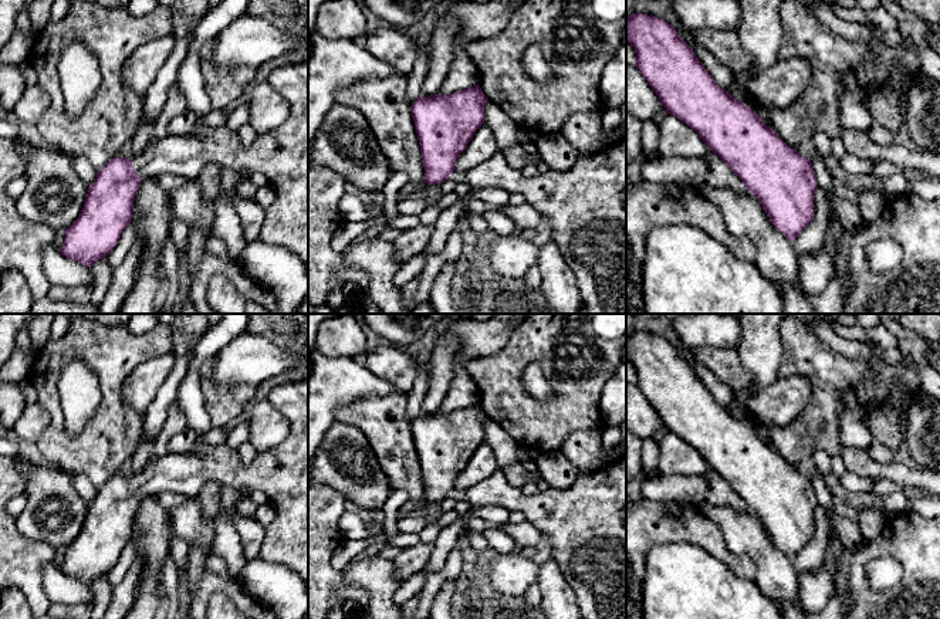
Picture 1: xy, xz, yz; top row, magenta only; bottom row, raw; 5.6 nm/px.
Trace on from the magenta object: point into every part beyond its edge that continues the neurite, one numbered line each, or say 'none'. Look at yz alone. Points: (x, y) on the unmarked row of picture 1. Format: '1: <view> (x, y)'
none

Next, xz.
1: xz (587, 523)

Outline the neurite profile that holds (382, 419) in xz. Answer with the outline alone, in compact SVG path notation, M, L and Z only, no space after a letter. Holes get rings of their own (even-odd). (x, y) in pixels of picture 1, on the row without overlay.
M403 393L365 398L338 407L335 420L365 434L392 491L403 490L409 500L422 501L425 486L406 405Z

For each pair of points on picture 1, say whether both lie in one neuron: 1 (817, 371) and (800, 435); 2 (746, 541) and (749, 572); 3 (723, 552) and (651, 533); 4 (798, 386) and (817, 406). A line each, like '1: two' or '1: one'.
1: one
2: two
3: one
4: two

